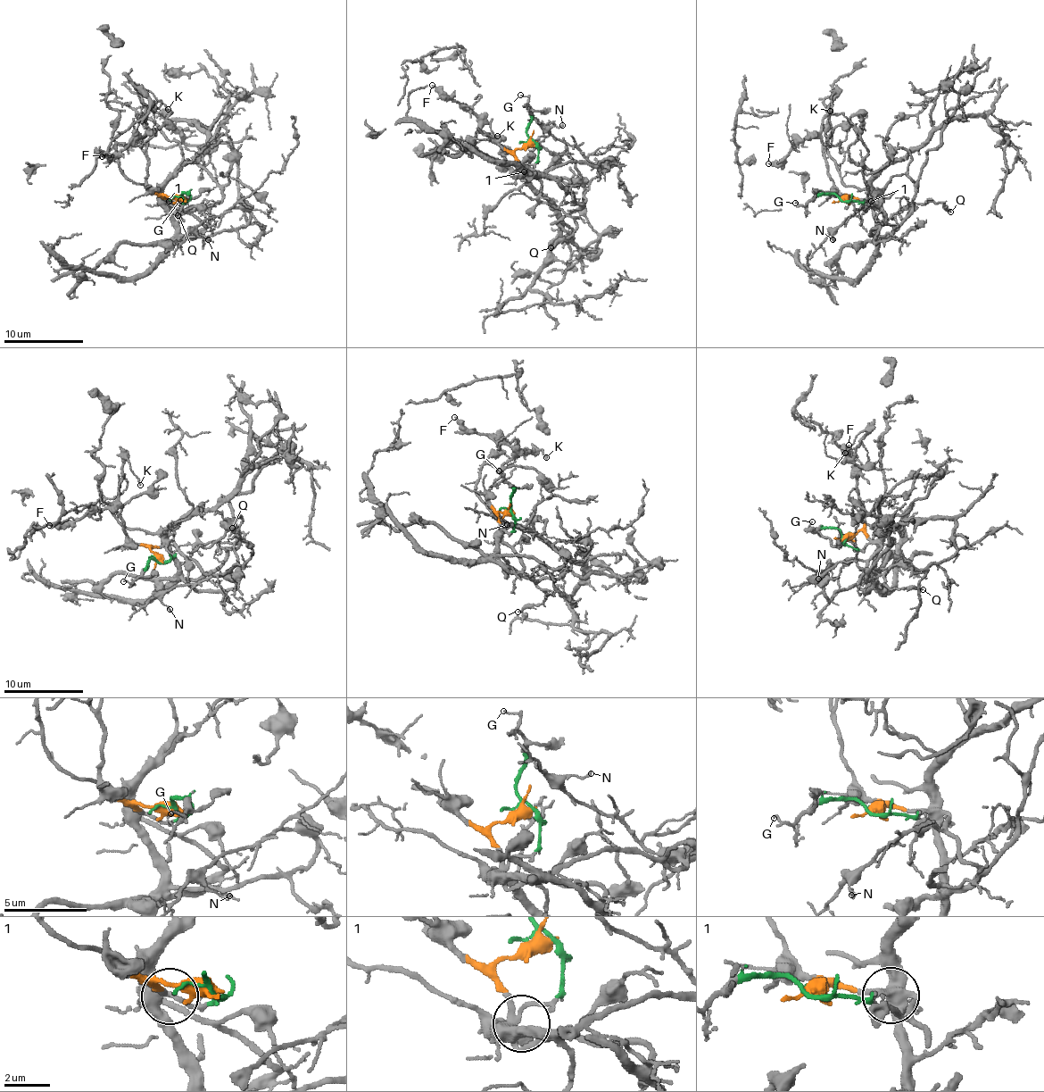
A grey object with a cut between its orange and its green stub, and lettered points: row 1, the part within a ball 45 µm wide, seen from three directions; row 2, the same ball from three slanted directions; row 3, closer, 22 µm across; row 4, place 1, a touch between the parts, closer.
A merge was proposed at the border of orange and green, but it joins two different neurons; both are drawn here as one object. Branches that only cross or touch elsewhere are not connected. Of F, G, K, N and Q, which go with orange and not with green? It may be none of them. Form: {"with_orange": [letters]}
{"with_orange": ["F", "K"]}

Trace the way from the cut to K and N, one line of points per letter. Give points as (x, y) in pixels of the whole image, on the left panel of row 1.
K: (180, 197), (153, 194), (147, 183), (148, 159), (141, 146), (145, 117), (141, 93), (147, 89), (169, 109)
N: (180, 197), (165, 212), (181, 233), (238, 231), (249, 221), (246, 209), (204, 220), (196, 233), (209, 239)

